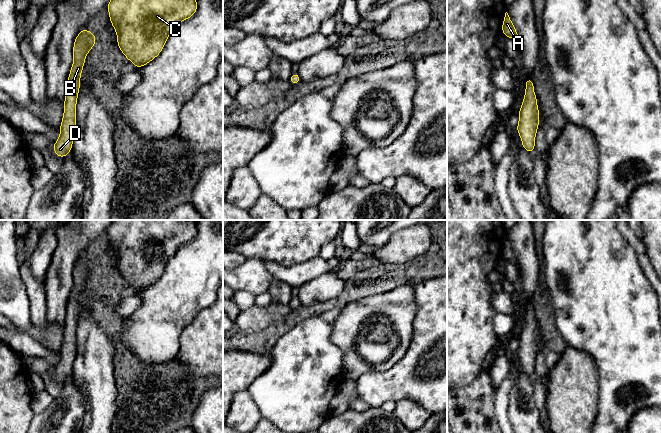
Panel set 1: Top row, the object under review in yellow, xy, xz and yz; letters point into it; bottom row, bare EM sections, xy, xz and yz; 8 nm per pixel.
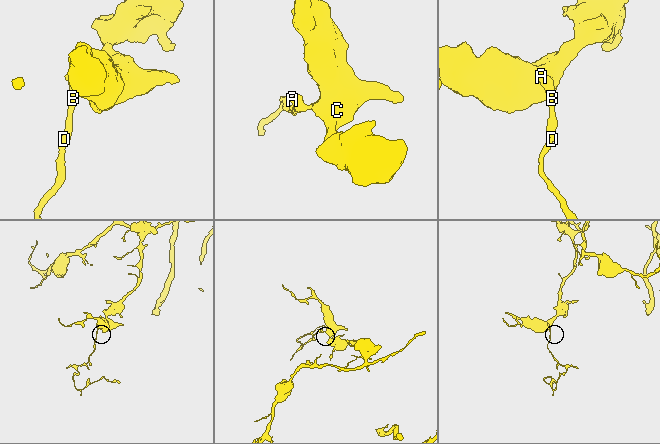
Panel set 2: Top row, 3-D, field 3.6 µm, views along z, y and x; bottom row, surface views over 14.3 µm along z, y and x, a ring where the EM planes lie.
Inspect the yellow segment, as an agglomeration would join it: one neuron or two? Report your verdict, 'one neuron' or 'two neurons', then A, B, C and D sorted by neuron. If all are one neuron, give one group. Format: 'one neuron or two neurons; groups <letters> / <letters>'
one neuron; groups A B C D

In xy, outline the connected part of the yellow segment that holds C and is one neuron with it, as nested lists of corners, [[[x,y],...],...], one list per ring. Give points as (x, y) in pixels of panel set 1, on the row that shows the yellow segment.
[[[110,0],[107,9],[111,25],[117,33],[117,45],[125,57],[131,61],[136,69],[141,68],[156,58],[163,50],[170,33],[181,21],[192,17],[197,12],[196,0]]]

